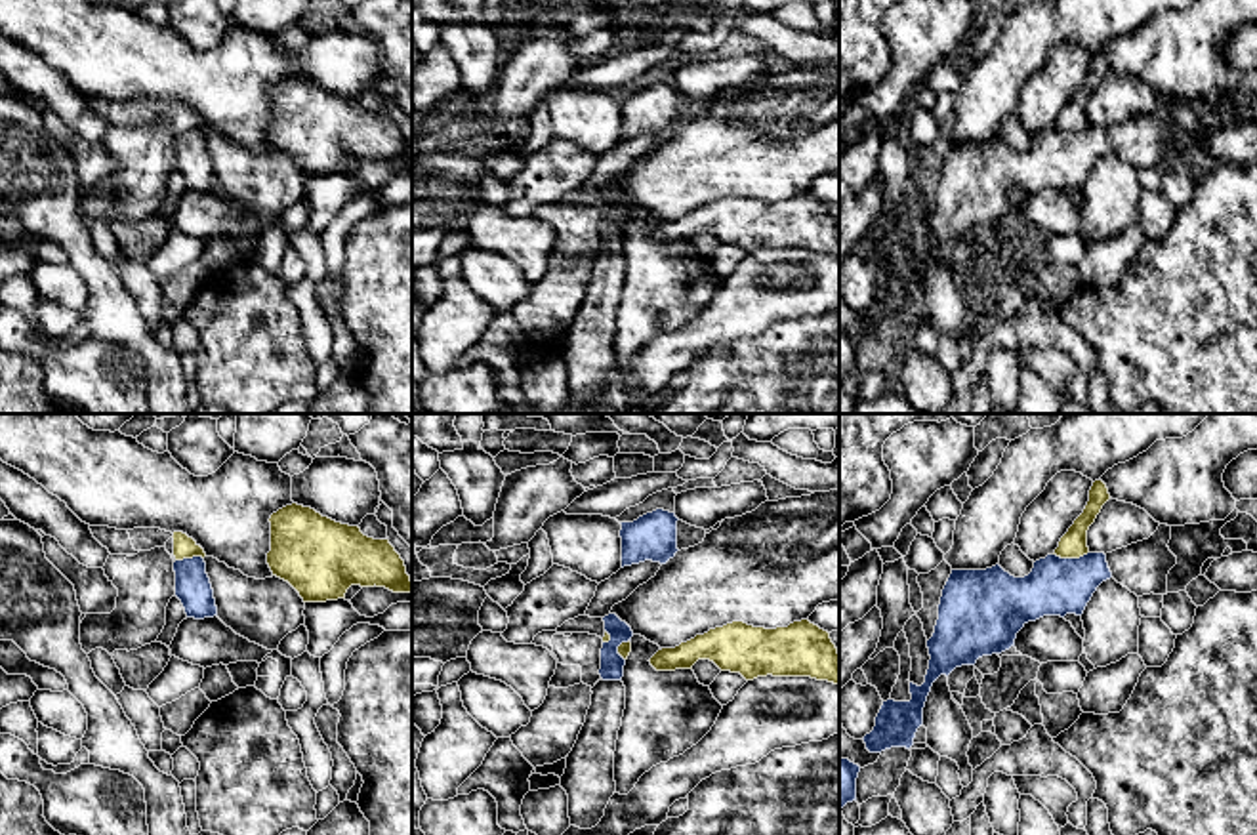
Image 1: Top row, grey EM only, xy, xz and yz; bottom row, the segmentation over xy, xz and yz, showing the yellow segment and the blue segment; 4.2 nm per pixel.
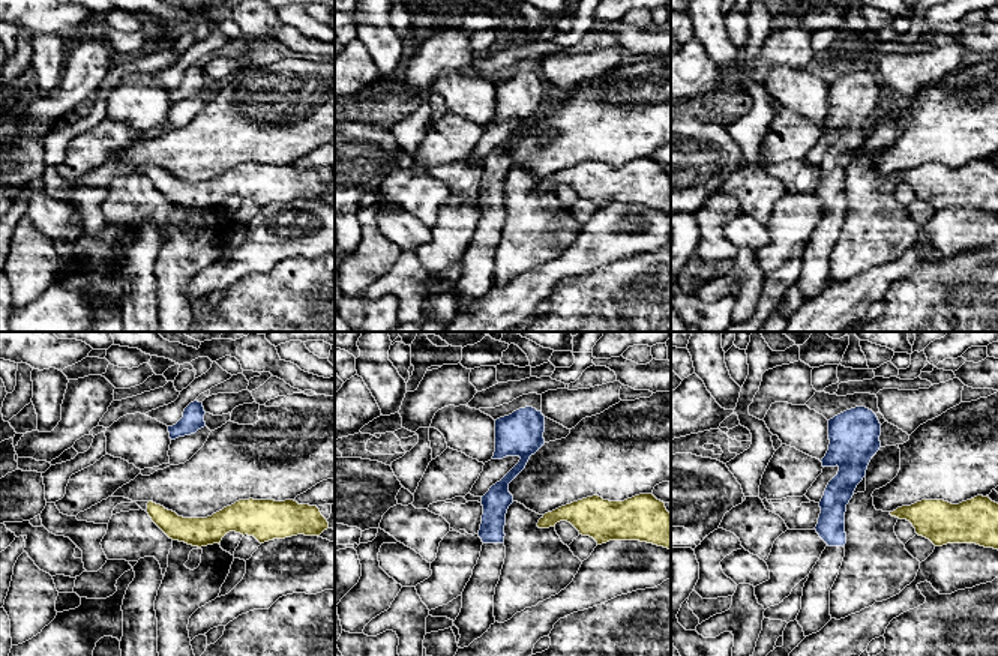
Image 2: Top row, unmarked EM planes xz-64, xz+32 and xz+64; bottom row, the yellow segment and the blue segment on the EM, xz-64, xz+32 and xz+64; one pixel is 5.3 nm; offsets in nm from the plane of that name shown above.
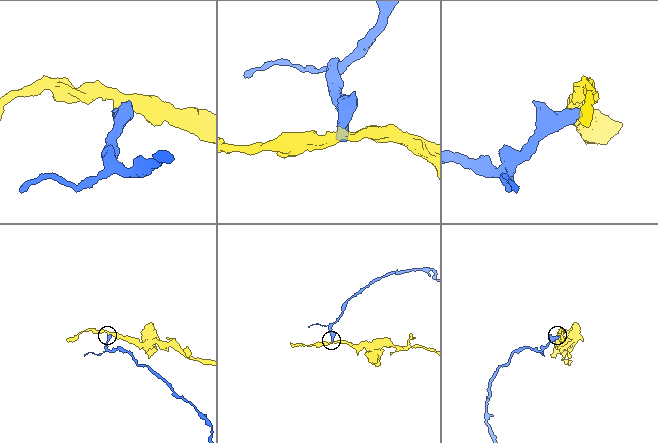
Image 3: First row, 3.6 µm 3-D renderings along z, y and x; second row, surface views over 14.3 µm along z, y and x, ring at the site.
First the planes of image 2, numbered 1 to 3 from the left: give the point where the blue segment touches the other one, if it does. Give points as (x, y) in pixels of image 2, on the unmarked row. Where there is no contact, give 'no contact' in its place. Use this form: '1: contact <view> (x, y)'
1: no contact
2: no contact
3: no contact

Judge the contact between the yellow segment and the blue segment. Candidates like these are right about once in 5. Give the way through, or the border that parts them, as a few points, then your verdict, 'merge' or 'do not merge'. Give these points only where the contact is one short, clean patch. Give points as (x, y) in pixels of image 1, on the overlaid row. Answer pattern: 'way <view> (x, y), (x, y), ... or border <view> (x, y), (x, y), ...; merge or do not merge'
border yz (1088, 551), (1078, 557), (1053, 555); do not merge

